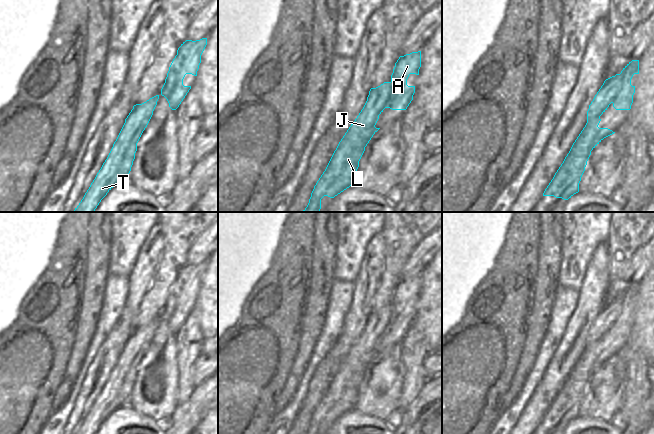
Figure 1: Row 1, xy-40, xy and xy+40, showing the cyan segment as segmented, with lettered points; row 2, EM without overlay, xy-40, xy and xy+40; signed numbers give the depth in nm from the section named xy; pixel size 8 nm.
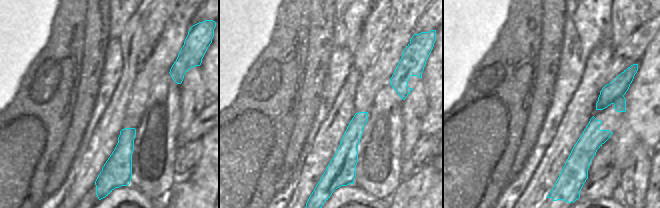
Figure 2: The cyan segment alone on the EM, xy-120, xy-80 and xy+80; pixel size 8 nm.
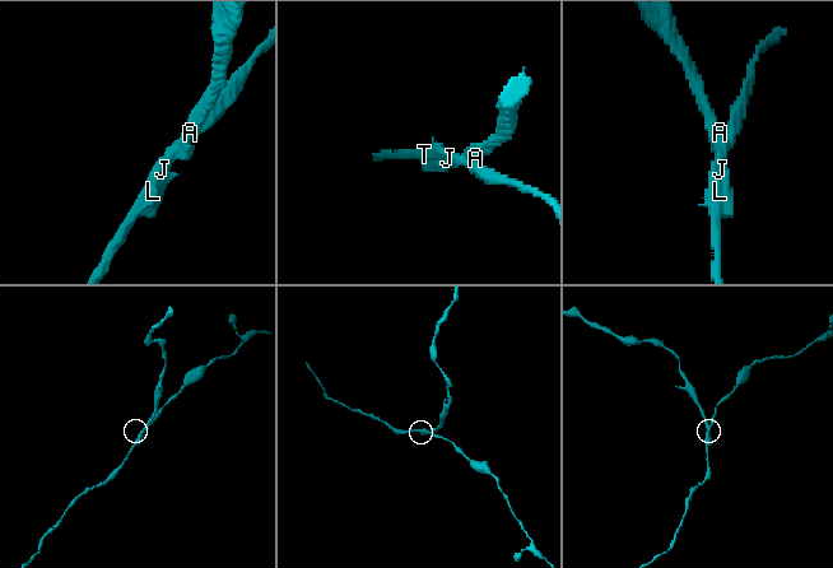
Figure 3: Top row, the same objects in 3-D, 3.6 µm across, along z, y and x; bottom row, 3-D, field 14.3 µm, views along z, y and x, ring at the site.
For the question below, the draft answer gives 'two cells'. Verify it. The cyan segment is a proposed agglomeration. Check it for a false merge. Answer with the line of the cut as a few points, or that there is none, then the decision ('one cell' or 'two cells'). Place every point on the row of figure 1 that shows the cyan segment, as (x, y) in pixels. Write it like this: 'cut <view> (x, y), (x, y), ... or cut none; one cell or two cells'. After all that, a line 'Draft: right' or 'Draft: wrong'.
cut xy+40 (615, 75), (616, 79), (622, 83), (622, 89), (611, 102); two cells
Draft: right

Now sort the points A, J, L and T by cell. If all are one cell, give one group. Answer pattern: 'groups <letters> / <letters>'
groups A / J L T

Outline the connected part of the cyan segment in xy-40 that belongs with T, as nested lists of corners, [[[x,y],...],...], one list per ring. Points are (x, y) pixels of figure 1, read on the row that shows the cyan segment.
[[[156,95],[133,106],[107,159],[73,212],[94,212],[114,186],[129,182],[137,143],[153,115],[158,99],[159,95]]]

